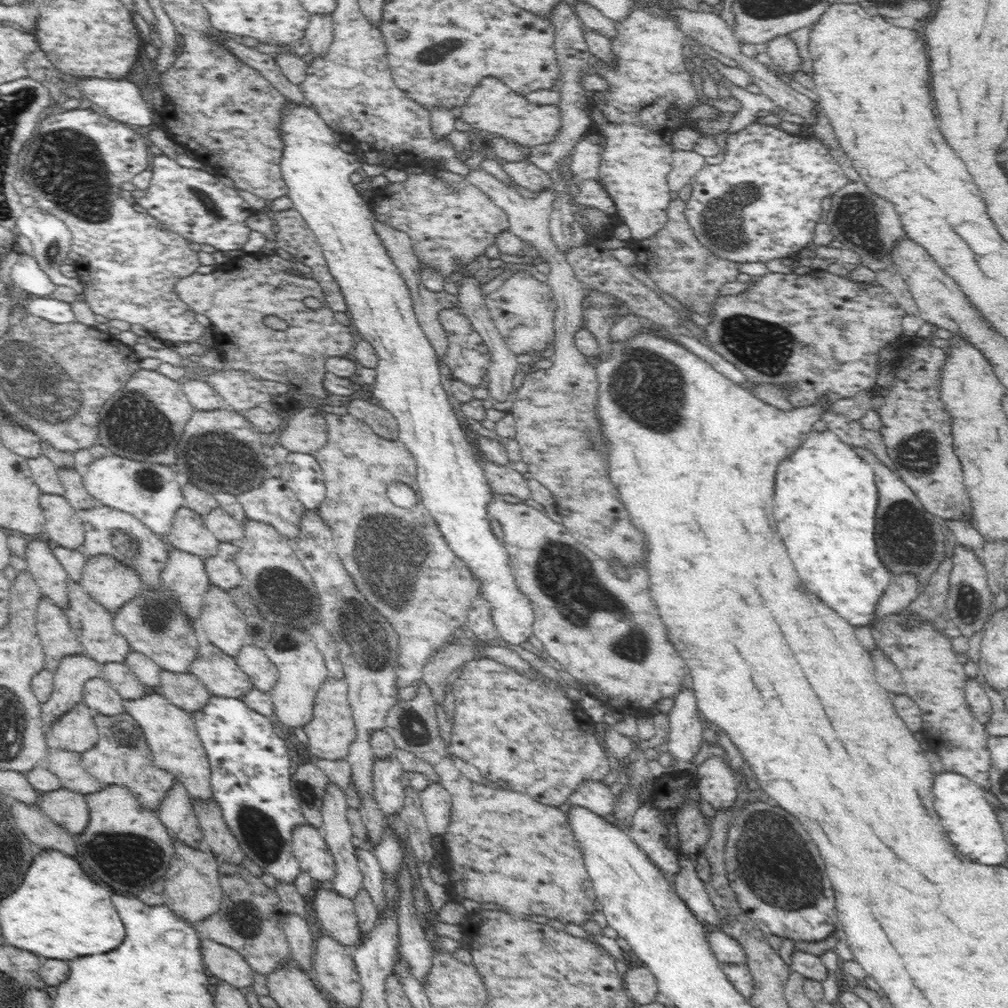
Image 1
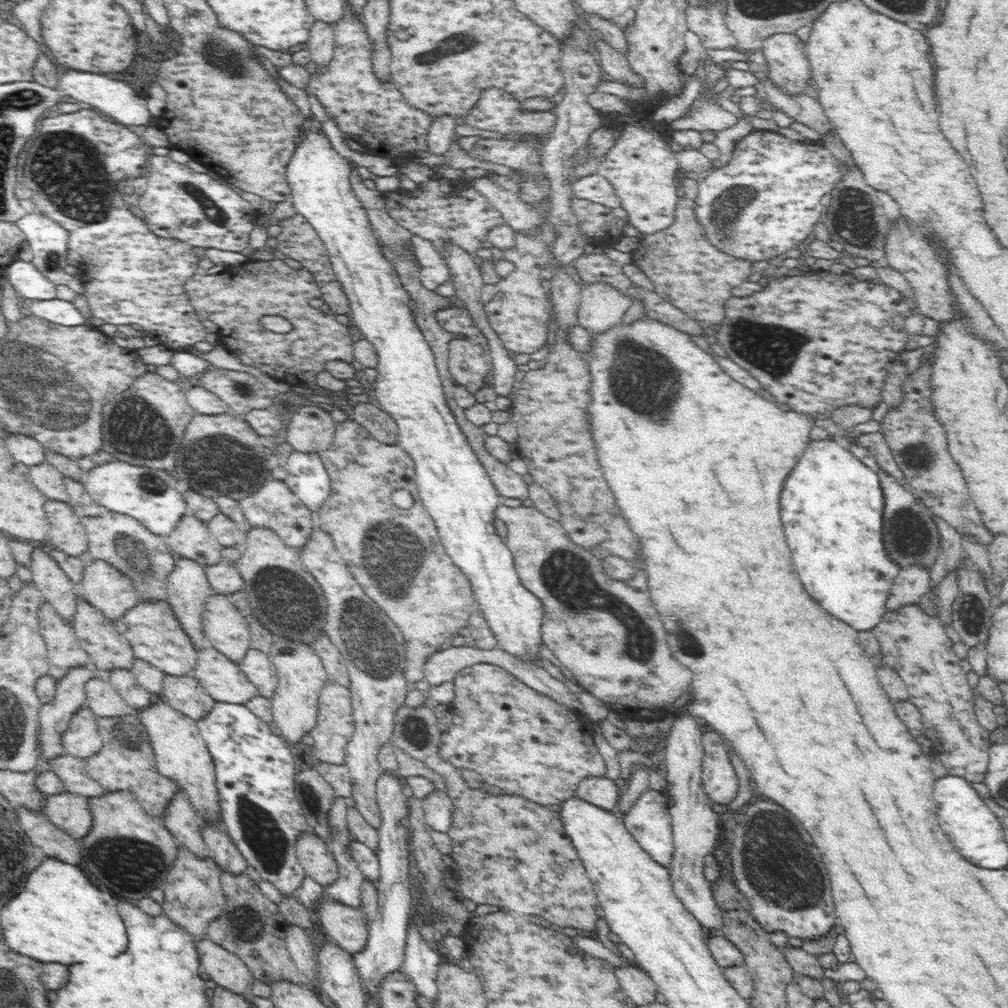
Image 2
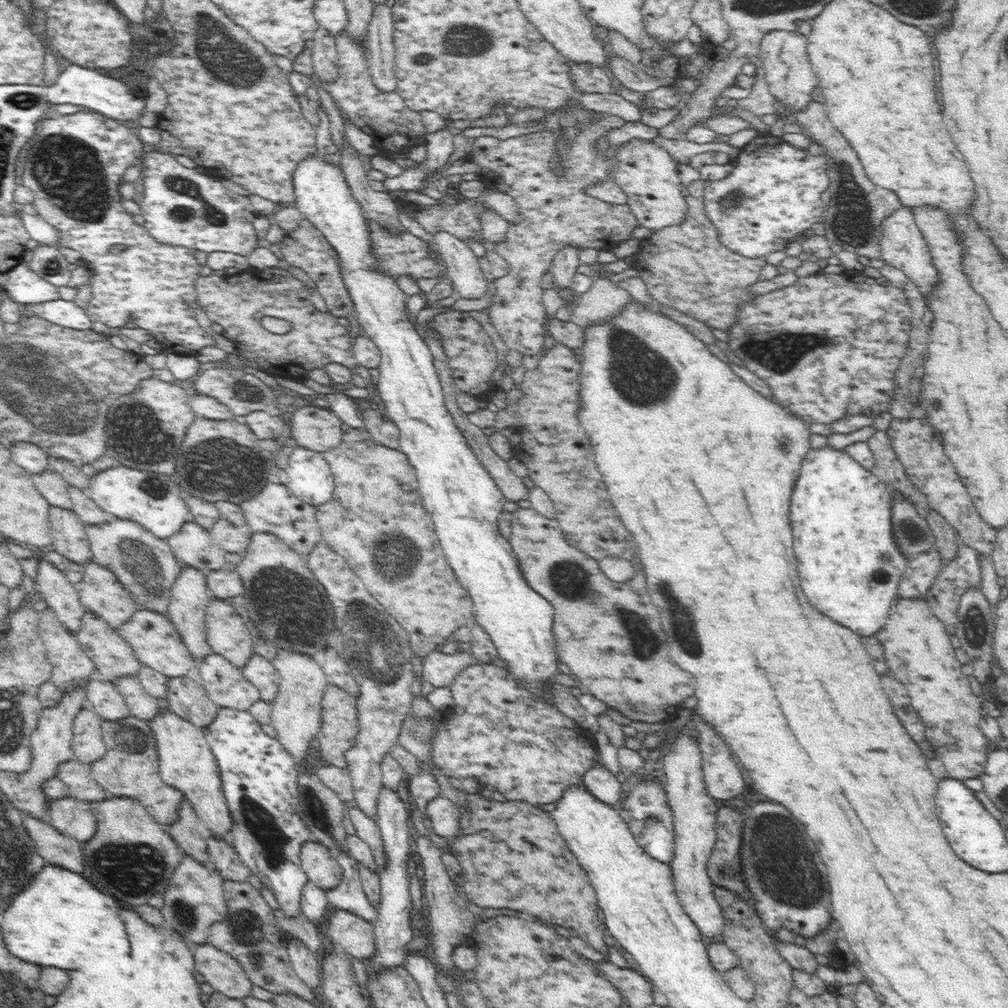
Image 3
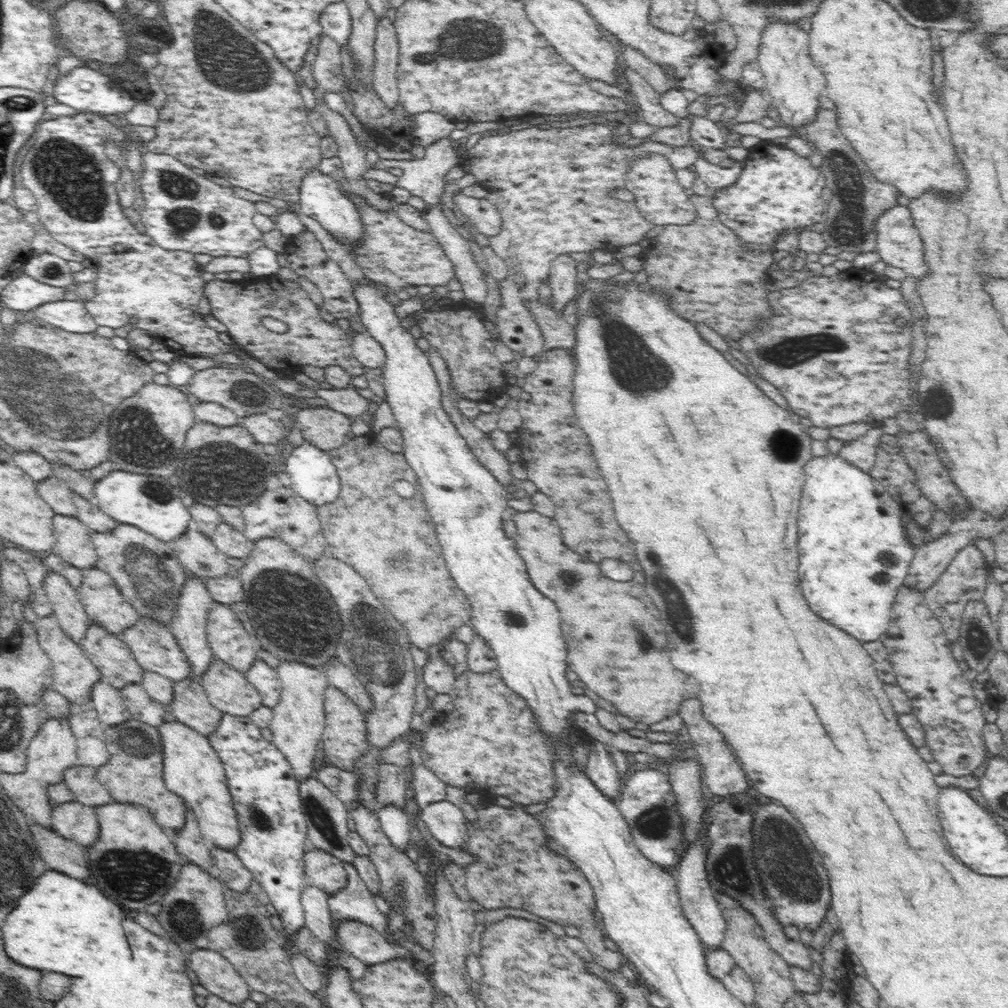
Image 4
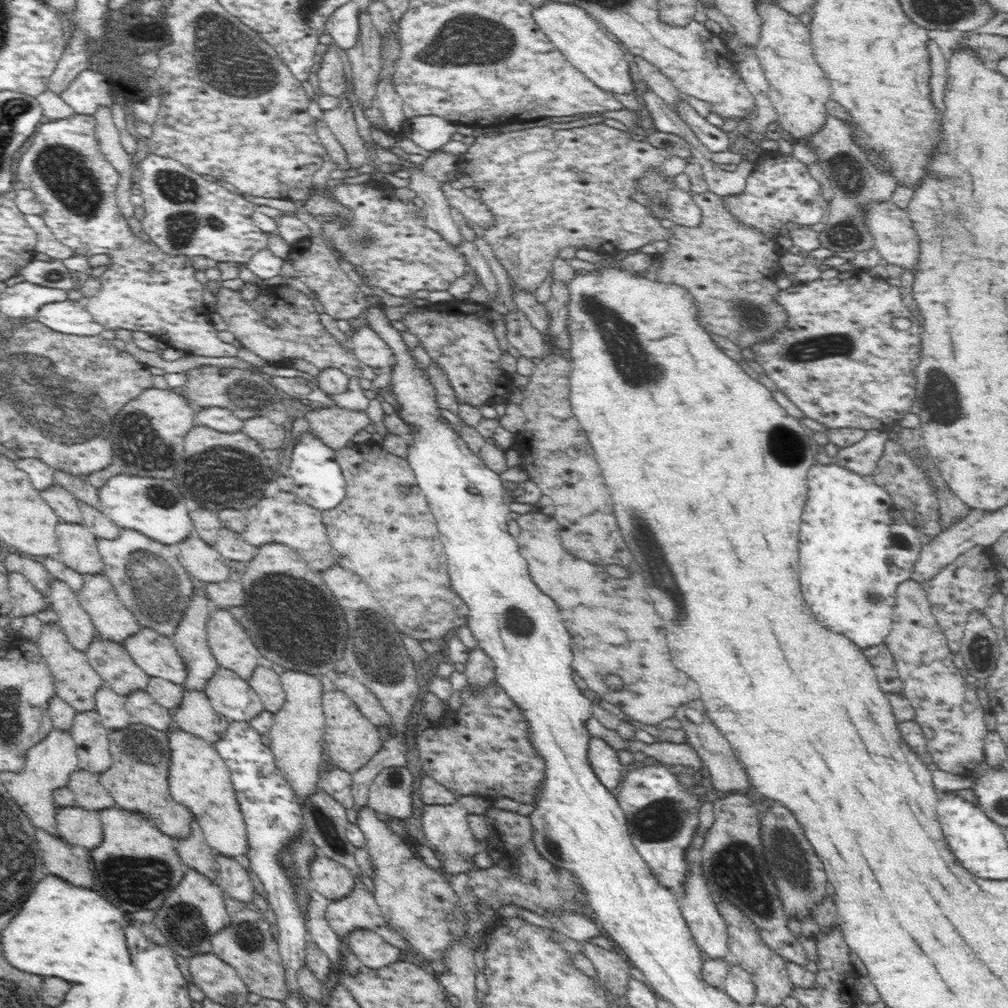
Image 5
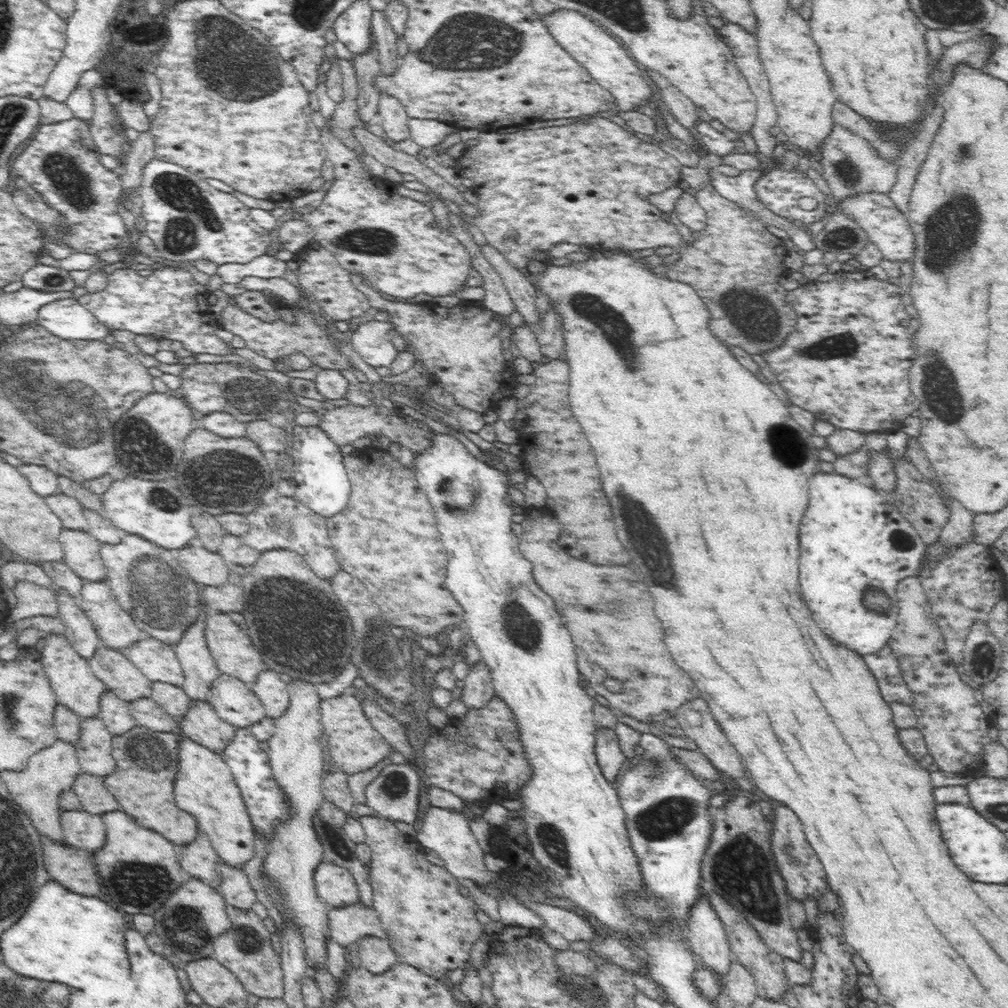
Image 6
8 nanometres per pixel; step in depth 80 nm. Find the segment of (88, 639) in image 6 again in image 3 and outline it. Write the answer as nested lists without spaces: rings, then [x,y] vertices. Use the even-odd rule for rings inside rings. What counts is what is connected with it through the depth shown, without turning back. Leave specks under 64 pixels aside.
[[[40,557],[35,576],[36,590],[70,632],[77,634],[85,608],[68,577],[51,562]]]

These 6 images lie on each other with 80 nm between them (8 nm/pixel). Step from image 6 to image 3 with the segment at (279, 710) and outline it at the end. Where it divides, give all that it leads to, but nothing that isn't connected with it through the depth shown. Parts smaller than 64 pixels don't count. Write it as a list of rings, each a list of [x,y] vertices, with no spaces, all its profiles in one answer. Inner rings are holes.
[[[253,653],[241,671],[247,680],[258,688],[263,701],[270,703],[276,698],[279,690],[279,674],[267,656]]]

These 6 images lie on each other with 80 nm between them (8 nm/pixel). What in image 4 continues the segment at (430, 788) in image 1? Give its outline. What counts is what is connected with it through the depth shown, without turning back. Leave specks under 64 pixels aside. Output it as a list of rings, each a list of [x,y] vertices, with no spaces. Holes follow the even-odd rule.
[[[446,800],[435,802],[421,808],[420,818],[438,842],[450,848],[464,848],[469,831],[458,806]]]

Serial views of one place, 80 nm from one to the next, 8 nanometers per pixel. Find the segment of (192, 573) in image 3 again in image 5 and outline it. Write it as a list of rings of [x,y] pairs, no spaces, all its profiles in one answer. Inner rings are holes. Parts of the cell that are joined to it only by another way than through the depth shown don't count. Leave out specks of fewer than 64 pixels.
[[[196,583],[196,590],[193,592],[187,607],[183,610],[183,618],[177,622],[175,631],[173,632],[172,642],[176,646],[176,650],[182,663],[186,669],[186,681],[183,684],[186,690],[198,690],[202,692],[206,688],[207,680],[214,674],[219,665],[210,650],[207,641],[207,620],[210,615],[208,611],[208,602],[210,599],[206,596],[205,590]]]

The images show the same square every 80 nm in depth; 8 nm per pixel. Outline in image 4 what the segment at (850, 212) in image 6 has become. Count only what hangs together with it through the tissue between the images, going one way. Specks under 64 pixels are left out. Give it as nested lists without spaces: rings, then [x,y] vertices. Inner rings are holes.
[[[897,205],[880,214],[874,220],[874,227],[876,227],[876,251],[881,260],[888,265],[901,268],[915,280],[924,278],[928,274],[928,267],[924,262],[924,245],[907,206]]]

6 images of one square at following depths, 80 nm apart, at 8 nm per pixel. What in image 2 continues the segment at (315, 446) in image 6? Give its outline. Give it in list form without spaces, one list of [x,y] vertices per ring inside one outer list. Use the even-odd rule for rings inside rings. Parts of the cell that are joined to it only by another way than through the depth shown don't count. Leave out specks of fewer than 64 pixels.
[[[293,452],[286,464],[284,483],[312,510],[318,513],[330,494],[328,471],[318,453]]]

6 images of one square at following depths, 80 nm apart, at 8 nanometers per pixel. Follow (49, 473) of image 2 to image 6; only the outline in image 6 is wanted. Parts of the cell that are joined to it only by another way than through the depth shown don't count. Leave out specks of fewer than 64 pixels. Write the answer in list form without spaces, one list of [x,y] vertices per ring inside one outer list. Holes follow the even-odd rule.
[[[56,492],[47,496],[45,501],[52,512],[63,522],[63,527],[75,530],[80,534],[89,532],[89,522],[85,516],[85,509],[74,497]]]

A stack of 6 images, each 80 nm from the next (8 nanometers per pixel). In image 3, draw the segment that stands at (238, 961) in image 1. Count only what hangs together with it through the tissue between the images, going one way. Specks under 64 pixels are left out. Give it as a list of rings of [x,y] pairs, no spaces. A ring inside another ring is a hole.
[[[209,943],[193,946],[192,952],[196,971],[214,991],[240,1000],[251,995],[253,984],[234,958]]]

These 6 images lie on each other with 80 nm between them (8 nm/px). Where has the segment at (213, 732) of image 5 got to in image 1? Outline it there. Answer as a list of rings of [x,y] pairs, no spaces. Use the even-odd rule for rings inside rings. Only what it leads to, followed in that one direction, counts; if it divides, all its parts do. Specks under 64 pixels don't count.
[[[161,668],[159,677],[160,686],[156,692],[188,713],[200,710],[212,696],[190,672],[173,673]]]

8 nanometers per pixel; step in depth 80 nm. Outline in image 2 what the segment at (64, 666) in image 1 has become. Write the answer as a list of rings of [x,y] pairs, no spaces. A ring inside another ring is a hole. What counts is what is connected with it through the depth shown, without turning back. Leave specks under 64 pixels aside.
[[[92,665],[70,667],[66,674],[57,680],[54,698],[41,705],[40,709],[40,730],[37,732],[36,742],[39,746],[39,758],[47,759],[50,762],[54,757],[66,755],[66,749],[62,747],[63,732],[68,728],[72,715],[86,703],[84,691],[87,681],[94,678],[95,669]]]

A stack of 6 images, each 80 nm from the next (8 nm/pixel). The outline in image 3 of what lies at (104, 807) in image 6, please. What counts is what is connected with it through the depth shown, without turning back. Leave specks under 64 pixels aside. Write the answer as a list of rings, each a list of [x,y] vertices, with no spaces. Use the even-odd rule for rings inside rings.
[[[76,758],[60,763],[57,777],[69,788],[69,796],[84,801],[101,801],[109,798],[105,791],[90,774],[90,764],[80,762]]]

